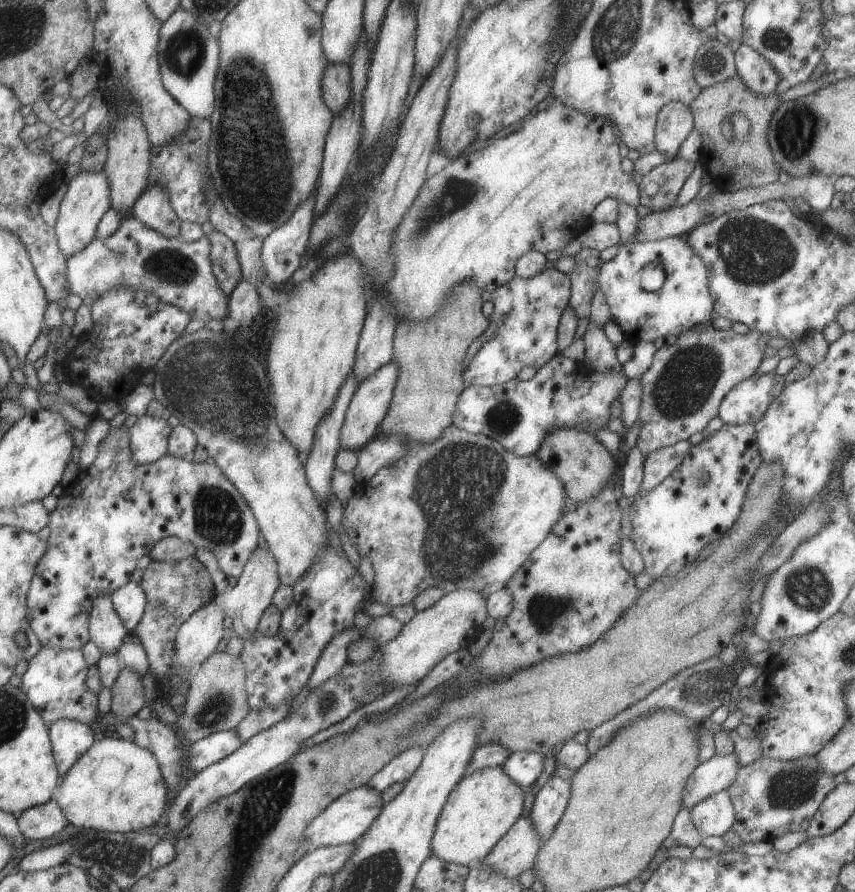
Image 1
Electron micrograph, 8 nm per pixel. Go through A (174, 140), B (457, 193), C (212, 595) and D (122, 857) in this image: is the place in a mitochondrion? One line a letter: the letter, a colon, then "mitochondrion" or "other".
A: other
B: mitochondrion
C: other
D: mitochondrion

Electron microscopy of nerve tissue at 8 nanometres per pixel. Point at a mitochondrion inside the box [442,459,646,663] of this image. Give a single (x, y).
(544, 612)

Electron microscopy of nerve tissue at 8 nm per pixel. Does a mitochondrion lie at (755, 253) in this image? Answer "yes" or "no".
yes

